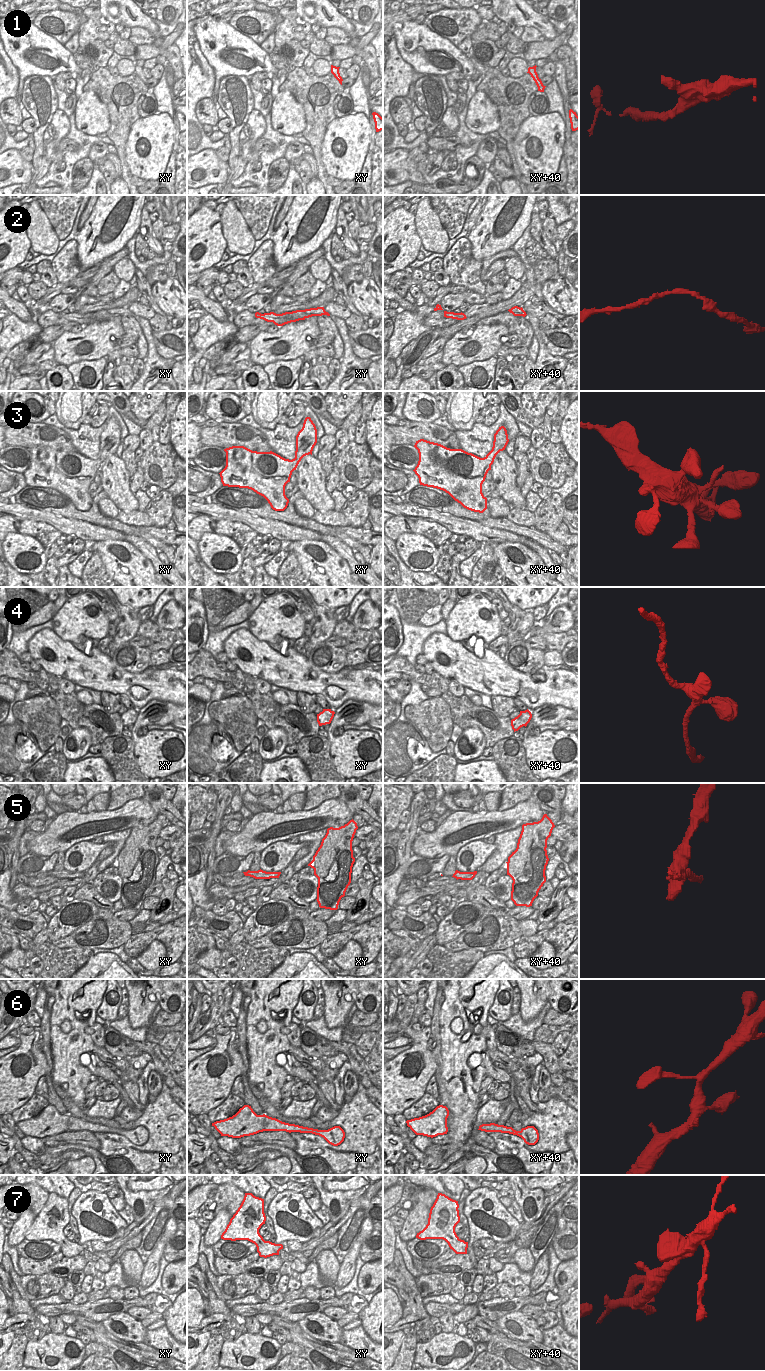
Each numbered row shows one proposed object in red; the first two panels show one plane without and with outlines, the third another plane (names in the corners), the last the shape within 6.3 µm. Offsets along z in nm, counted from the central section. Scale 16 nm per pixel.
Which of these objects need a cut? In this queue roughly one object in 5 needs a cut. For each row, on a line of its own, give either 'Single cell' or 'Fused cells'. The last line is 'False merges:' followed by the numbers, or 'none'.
1: Single cell
2: Single cell
3: Single cell
4: Single cell
5: Fused cells
6: Single cell
7: Single cell
False merges: 5

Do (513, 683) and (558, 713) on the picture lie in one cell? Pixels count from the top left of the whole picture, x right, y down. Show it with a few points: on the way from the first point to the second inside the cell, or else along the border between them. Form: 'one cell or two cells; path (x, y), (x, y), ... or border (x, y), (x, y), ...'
two cells; border (567, 707), (543, 704), (532, 710)

